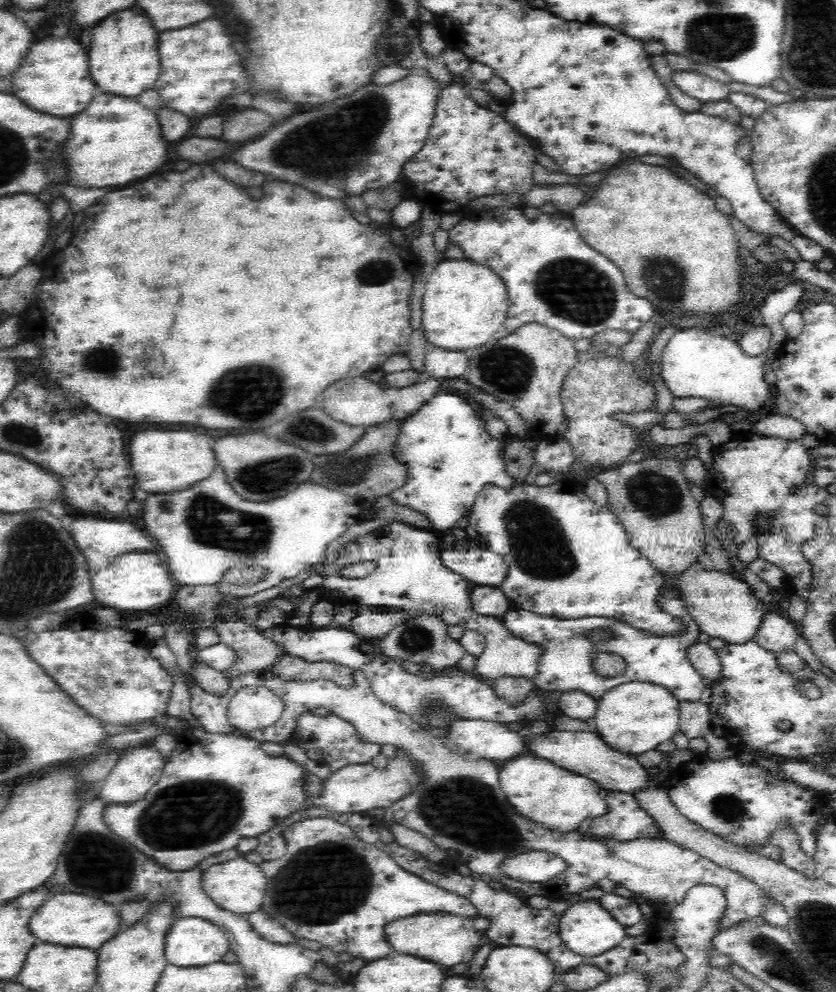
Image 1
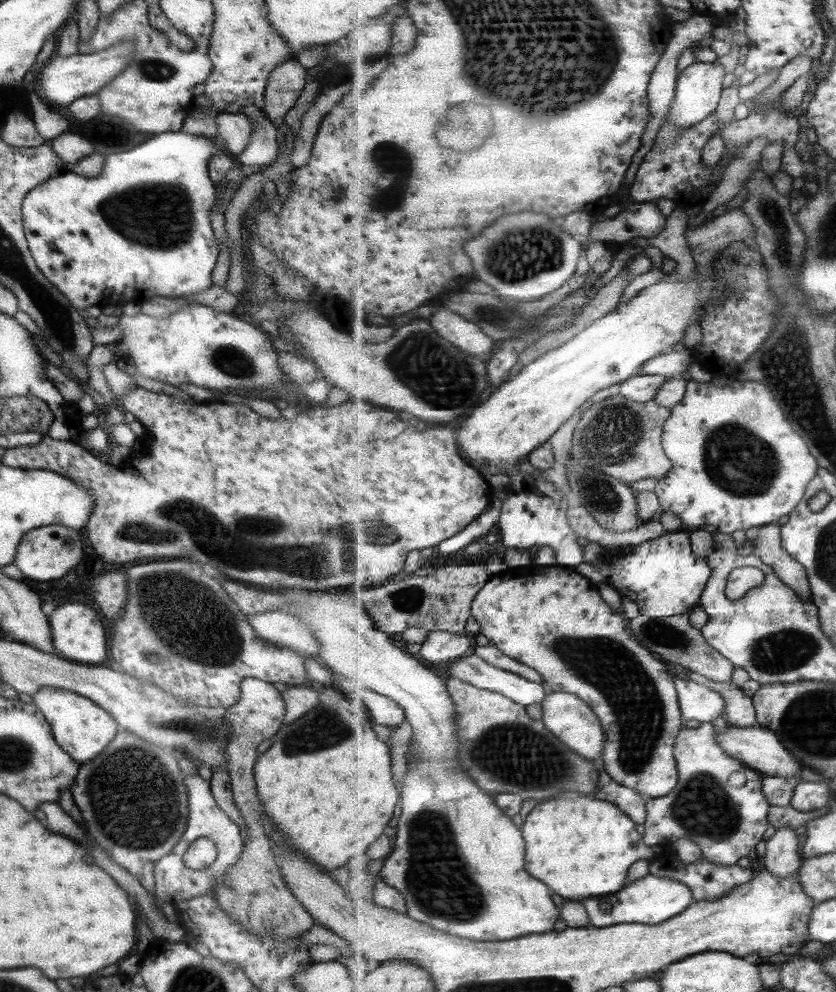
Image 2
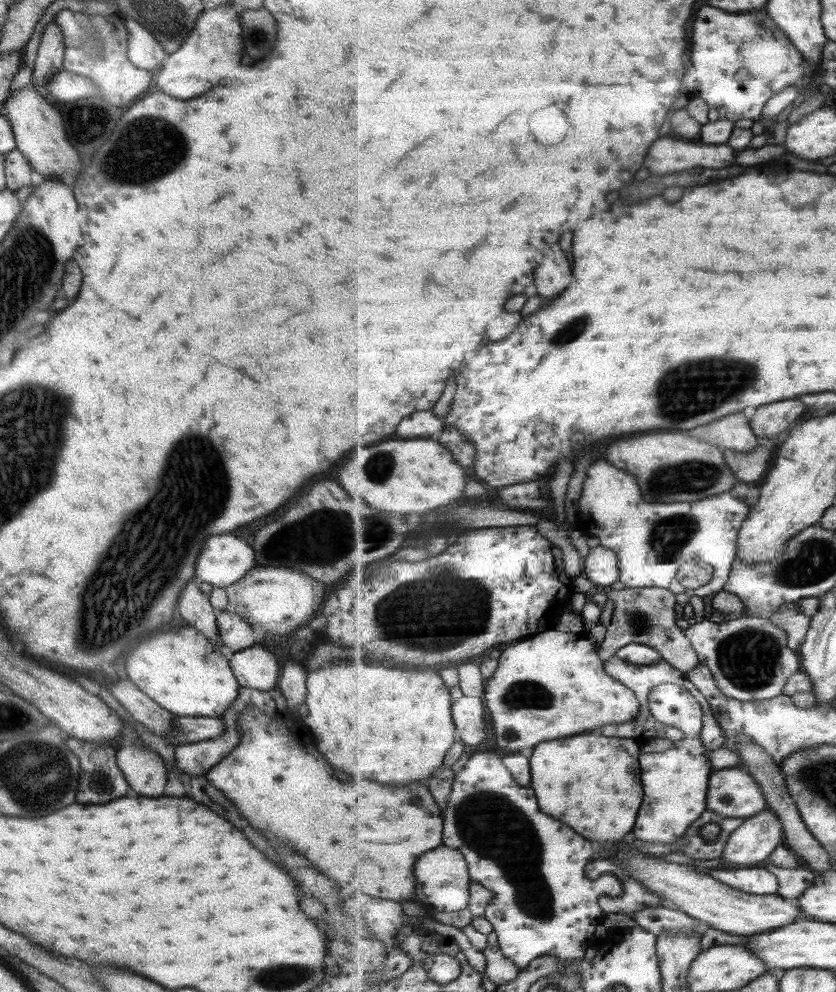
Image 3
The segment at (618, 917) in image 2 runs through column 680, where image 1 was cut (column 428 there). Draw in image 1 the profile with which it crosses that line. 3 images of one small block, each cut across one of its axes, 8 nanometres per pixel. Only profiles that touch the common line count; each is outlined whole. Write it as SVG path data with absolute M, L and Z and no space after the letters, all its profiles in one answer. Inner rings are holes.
M307 818L297 824L294 824L284 829L284 839L286 839L286 852L278 857L276 860L264 861L260 864L260 868L264 873L267 881L267 888L264 895L263 903L260 909L265 913L268 913L273 919L276 919L282 926L296 939L306 938L306 940L312 940L312 942L318 942L334 952L348 952L352 954L353 958L362 958L366 962L370 960L378 960L378 958L386 958L392 948L388 948L389 942L386 940L386 934L384 932L384 926L394 920L400 920L402 918L408 918L408 916L418 916L420 914L436 914L436 912L443 912L443 914L451 914L452 916L461 916L461 918L477 918L478 908L476 905L468 899L466 896L457 894L456 892L449 892L444 888L439 888L419 876L412 874L412 872L406 871L406 869L400 867L398 863L389 854L382 852L377 845L373 845L371 842L367 843L360 840L358 837L351 835L350 827L348 825L342 825L340 822L333 820L332 818Z

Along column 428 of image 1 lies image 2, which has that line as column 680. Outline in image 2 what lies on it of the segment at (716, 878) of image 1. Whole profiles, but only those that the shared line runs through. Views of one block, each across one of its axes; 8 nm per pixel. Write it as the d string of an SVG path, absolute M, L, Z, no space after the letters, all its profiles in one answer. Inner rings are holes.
M710 722L680 732L675 749L679 784L667 796L648 799L644 841L659 848L660 844L673 845L682 838L692 840L701 847L704 858L733 866L749 856L763 840L769 830L772 804L763 794L763 774L729 756L719 745L717 735ZM735 772L741 772L739 786L731 784L731 774Z

